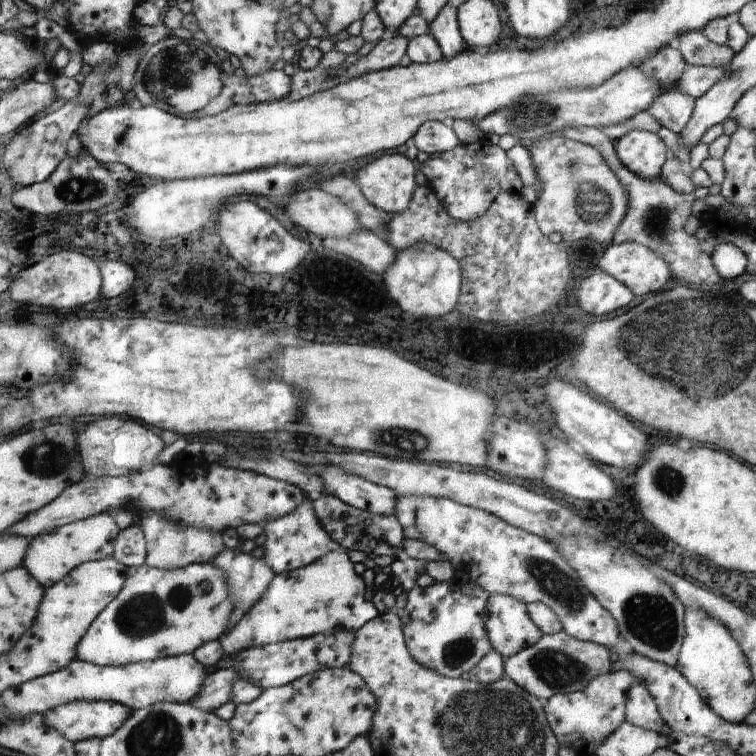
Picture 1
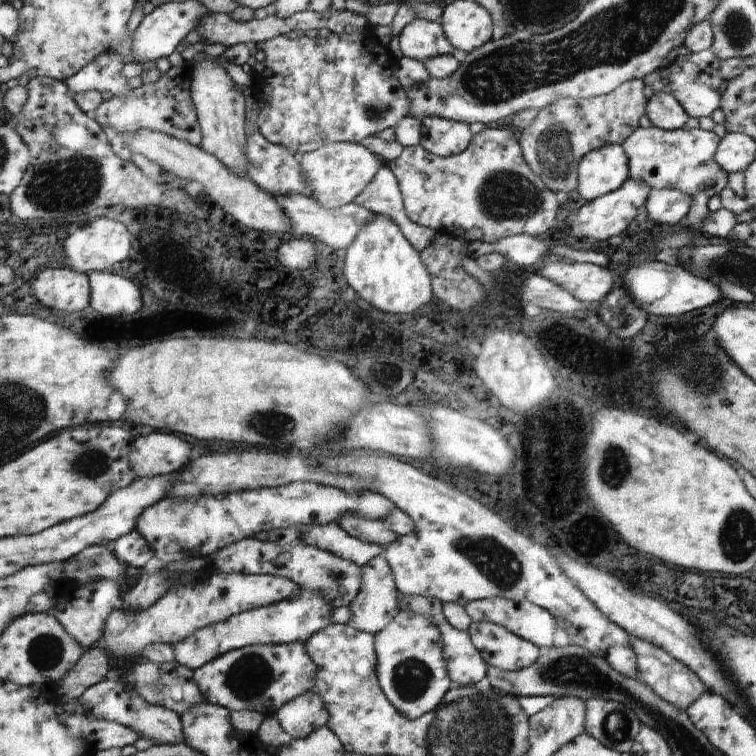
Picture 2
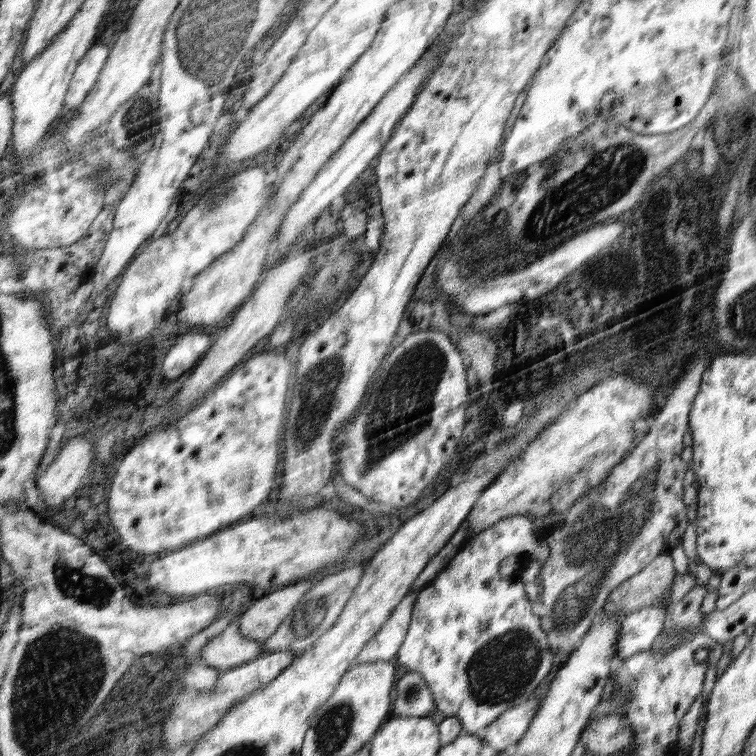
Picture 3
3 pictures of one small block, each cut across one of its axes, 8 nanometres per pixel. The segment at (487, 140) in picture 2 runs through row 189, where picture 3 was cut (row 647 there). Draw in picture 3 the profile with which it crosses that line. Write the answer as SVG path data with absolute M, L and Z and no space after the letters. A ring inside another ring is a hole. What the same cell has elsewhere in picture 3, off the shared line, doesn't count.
M530 515L504 517L476 536L475 540L464 544L430 586L418 592L407 636L396 654L396 662L404 666L407 673L422 675L436 709L446 717L458 717L463 734L481 733L504 710L528 700L532 690L538 688L538 682L542 682L542 678L550 672L551 647L543 628L540 628L541 619L532 612L524 590L520 590L520 582L506 582L498 576L500 562L510 554L528 553L543 557L548 552L547 542L534 533L534 521Z

